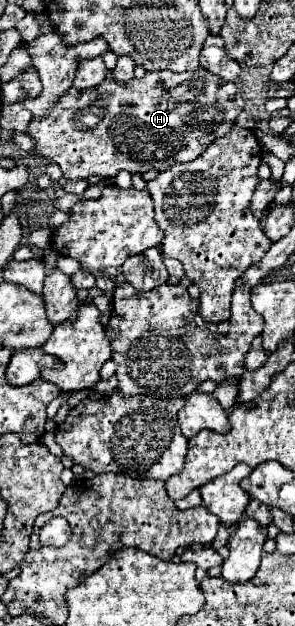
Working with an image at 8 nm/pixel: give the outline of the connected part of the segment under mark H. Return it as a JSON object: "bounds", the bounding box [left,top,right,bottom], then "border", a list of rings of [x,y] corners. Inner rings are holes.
{"bounds":[27,68,243,178],"border":[[[203,68],[183,74],[157,70],[147,72],[143,78],[133,78],[131,82],[105,80],[103,84],[89,90],[77,90],[71,86],[59,100],[55,100],[47,116],[31,118],[27,134],[35,142],[35,156],[39,156],[47,164],[59,164],[65,178],[111,178],[117,176],[119,170],[127,170],[133,174],[147,170],[163,172],[173,164],[195,160],[209,144],[231,132],[241,110],[243,98],[239,88],[233,82],[225,82],[223,78],[215,76],[213,72],[207,72]]]}

